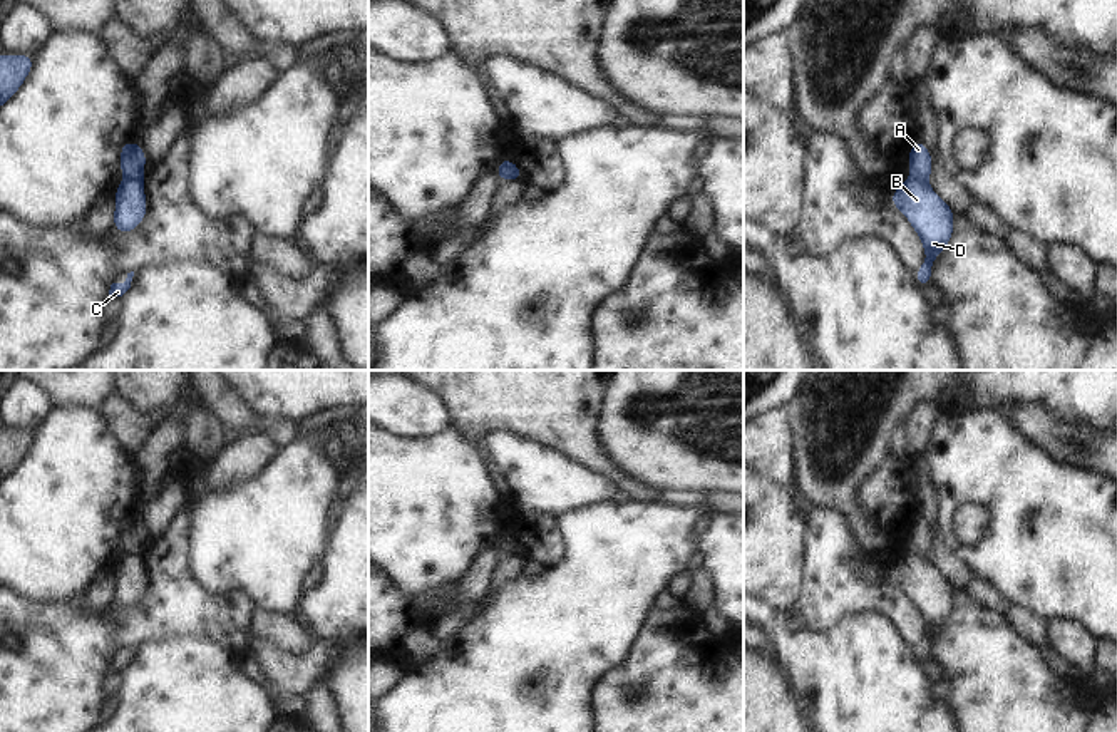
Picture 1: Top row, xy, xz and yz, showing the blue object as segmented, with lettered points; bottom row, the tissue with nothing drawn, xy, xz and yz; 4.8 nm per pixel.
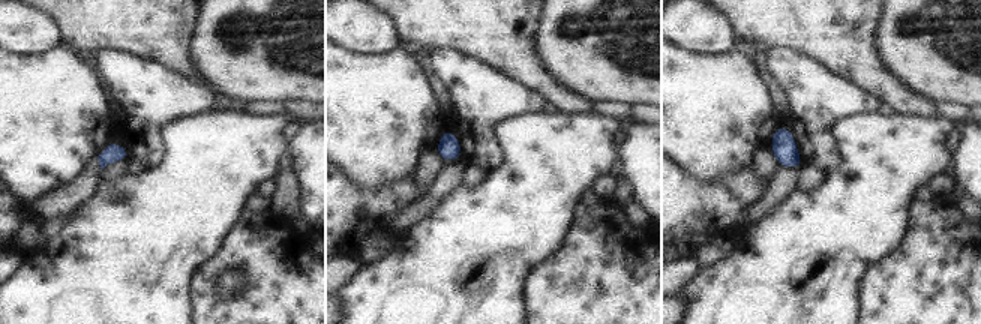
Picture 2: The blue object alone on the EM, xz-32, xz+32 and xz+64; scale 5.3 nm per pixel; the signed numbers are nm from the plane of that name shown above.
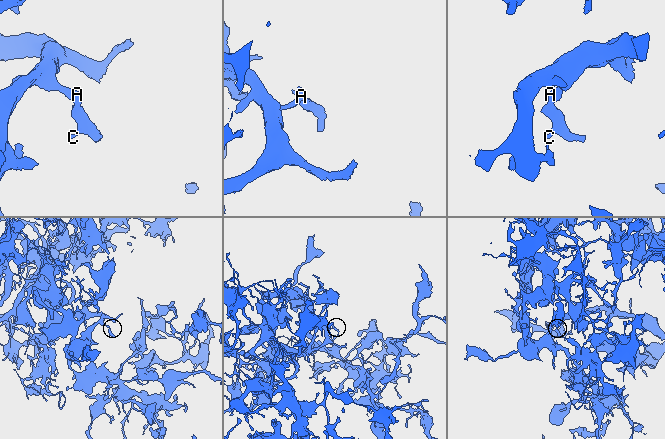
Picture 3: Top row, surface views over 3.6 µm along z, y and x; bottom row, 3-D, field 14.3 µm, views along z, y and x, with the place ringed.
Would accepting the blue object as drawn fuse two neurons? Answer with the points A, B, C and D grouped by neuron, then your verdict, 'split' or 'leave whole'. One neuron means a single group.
A / B C D; split

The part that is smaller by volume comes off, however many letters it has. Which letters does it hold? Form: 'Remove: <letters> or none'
Remove: B, C, D

